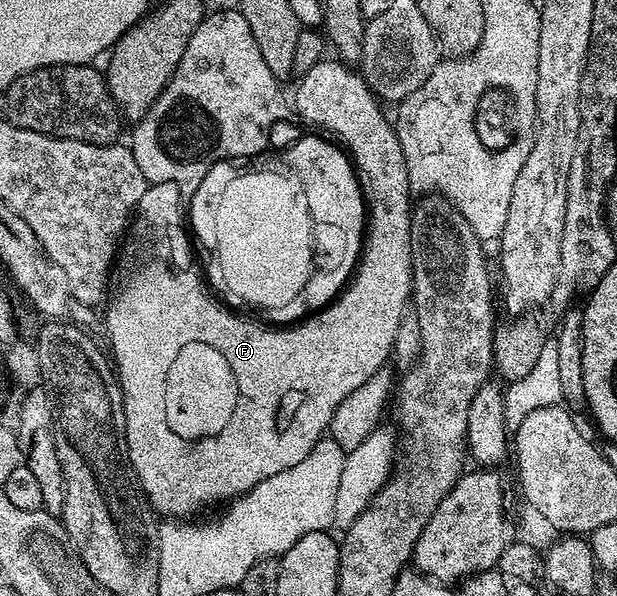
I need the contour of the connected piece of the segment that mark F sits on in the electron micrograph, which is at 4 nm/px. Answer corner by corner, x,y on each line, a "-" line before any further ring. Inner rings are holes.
329,57
321,58
321,60
313,65
307,73
302,74
302,77
298,80
300,81
299,88
295,91
295,107
293,103
293,111
296,111
305,122
312,123
312,125
315,126
312,128
322,129
324,132
332,131
332,133
327,132
332,136
339,135
335,137
337,137
338,142
349,152
365,196
365,238
363,240
363,249
359,256
359,262
353,272
353,278
348,282
347,286
343,288
338,297
332,299
326,307
306,316
306,318
302,321
296,322
294,325
264,325
262,322
256,321
254,318
244,317
242,314
228,309
218,298
216,298
211,288
208,287
205,282
204,272
201,270
200,264
197,262
196,252
193,250
192,236
189,234
188,228
184,226
184,212
183,215
179,212
182,207
184,210
185,195
184,192
180,190
178,184
173,181
148,183
145,193
141,193
141,201
135,206
135,214
130,220
129,230
126,232
125,238
122,240
121,250
118,252
117,258
113,264
113,270
109,280
109,290
105,298
105,306
107,305
107,339
111,342
111,351
109,347
109,355
113,360
113,371
117,376
119,389
123,392
123,412
125,413
125,433
127,434
127,462
130,463
131,468
134,469
135,478
138,479
139,485
142,487
148,503
151,505
151,510
158,513
160,516
170,517
175,521
183,521
188,517
195,517
195,514
197,514
198,511
203,511
206,507
213,506
214,503
223,505
230,500
237,499
239,496
244,495
246,491
253,490
261,481
265,481
265,477
273,477
277,473
281,473
281,469
289,469
293,465
297,465
297,461
305,461
305,457
309,457
309,453
319,443
319,440
328,434
333,413
337,413
337,405
341,405
341,401
345,401
345,397
349,397
349,393
353,393
353,389
357,389
360,385
365,385
365,381
369,381
369,377
373,377
373,373
377,373
377,369
384,367
388,360
392,358
395,349
397,329
401,325
403,315
406,313
407,308
413,299
413,292
411,289
411,212
413,210
413,192
409,185
409,173
405,169
405,153
401,153
401,141
397,137
392,120
390,118
387,120
386,113
379,108
379,106
381,106
380,100
377,98
375,92
371,90
371,86
365,82
362,74
360,74
358,70
352,69
348,64
342,61
336,61
334,58
331,59
329,59

